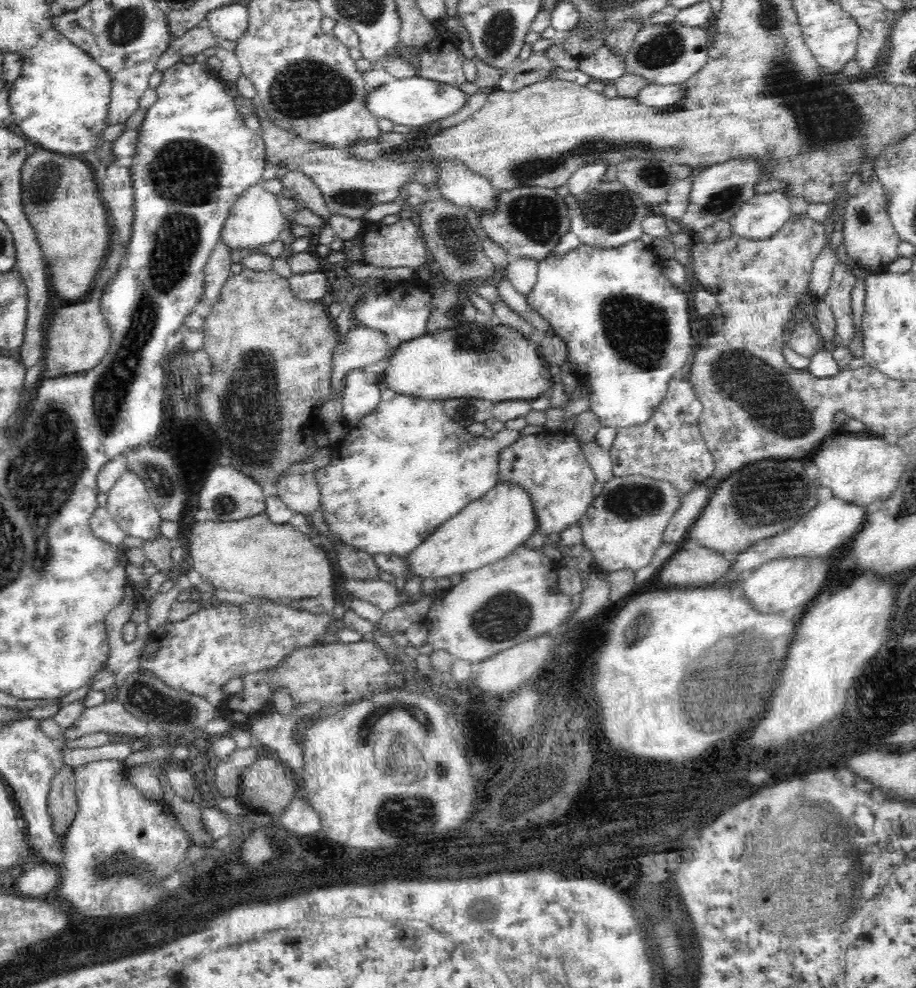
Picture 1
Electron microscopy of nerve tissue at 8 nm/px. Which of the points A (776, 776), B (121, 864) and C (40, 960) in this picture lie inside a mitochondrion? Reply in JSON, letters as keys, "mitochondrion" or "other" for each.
{"A":"other","B":"mitochondrion","C":"other"}

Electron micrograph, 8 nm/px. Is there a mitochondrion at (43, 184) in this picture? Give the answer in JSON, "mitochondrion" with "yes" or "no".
{"mitochondrion":"yes"}

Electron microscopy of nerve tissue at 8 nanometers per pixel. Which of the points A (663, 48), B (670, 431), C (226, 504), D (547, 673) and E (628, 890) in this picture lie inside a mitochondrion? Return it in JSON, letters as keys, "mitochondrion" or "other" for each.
{"A":"mitochondrion","B":"other","C":"mitochondrion","D":"other","E":"other"}

